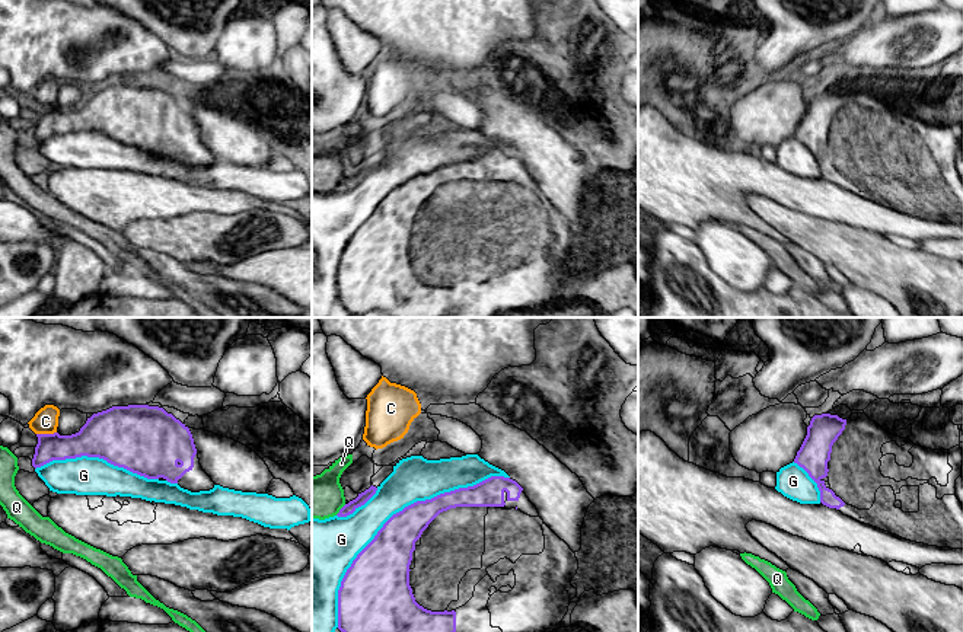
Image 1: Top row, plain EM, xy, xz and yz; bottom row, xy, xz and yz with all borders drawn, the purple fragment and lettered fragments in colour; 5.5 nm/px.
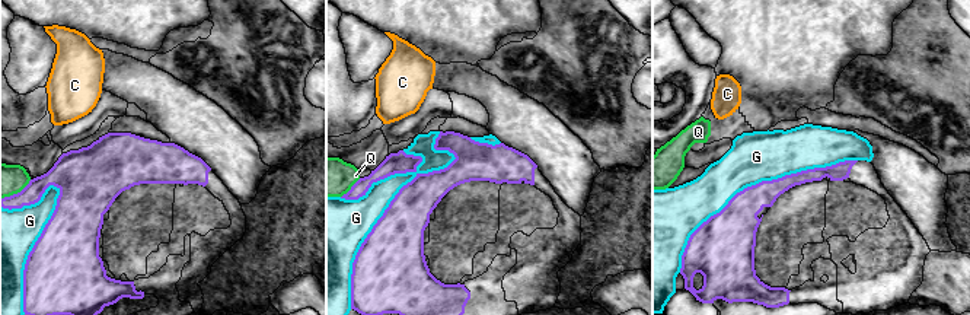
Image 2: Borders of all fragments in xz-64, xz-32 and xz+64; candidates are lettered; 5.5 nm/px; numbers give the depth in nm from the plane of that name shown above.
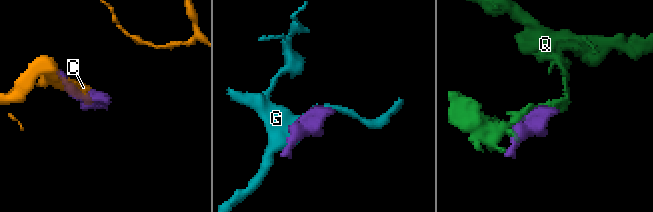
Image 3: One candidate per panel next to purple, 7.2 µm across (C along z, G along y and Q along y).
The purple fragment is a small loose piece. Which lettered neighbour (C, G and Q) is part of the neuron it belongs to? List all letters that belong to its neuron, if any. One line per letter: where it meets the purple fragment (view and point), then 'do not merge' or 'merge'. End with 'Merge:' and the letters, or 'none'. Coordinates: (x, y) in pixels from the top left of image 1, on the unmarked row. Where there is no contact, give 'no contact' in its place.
C: xy (45, 108) | do not merge
G: xz (397, 187) | do not merge
Q: xz (340, 184) | do not merge
Merge: none

